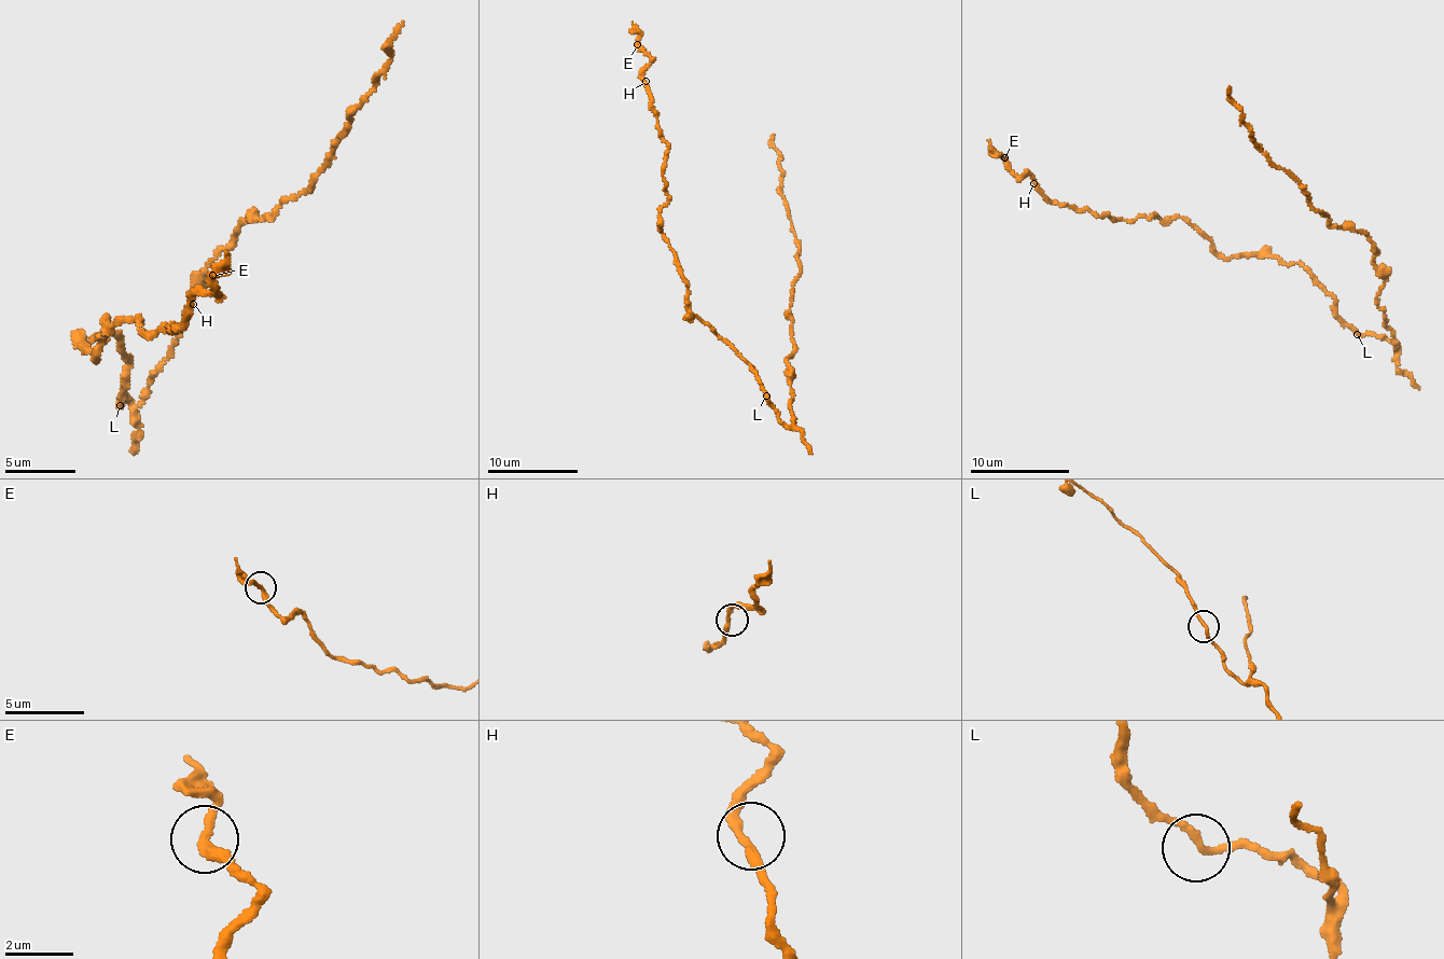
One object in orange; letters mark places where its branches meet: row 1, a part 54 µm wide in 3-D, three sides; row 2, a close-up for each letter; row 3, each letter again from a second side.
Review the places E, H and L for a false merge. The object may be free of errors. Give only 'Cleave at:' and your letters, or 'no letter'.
Cleave at: no letter

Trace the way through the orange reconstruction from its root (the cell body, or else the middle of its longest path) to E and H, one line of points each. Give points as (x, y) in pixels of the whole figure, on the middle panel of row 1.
E: (767, 394), (736, 350), (690, 311), (688, 281), (661, 228), (668, 144), (642, 80), (649, 57), (638, 45)
H: (767, 394), (736, 350), (690, 311), (688, 281), (661, 228), (668, 144), (646, 81)

